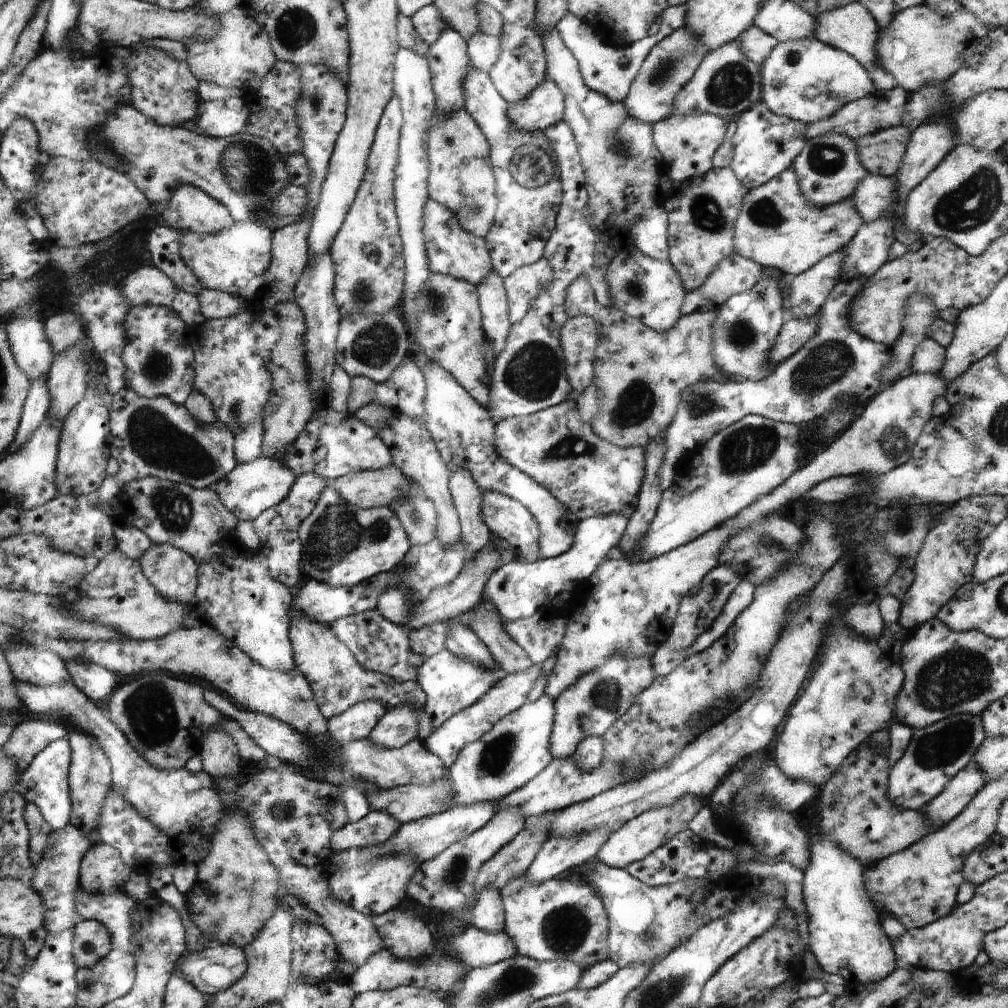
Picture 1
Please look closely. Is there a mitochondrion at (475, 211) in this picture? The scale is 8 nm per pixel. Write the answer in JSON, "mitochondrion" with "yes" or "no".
{"mitochondrion":"yes"}

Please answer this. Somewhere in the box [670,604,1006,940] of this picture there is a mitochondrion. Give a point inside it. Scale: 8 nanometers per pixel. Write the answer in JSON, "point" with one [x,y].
{"point":[951,681]}

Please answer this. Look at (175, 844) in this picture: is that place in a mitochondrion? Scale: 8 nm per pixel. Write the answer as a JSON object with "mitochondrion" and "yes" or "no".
{"mitochondrion":"no"}

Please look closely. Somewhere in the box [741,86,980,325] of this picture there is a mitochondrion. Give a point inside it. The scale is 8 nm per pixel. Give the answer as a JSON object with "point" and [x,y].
{"point":[824,159]}

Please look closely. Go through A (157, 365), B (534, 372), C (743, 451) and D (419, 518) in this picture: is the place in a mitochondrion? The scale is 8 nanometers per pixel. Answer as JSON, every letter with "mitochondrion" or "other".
{"A":"mitochondrion","B":"mitochondrion","C":"mitochondrion","D":"mitochondrion"}

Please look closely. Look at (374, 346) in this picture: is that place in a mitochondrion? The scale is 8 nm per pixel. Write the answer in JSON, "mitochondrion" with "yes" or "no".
{"mitochondrion":"yes"}

